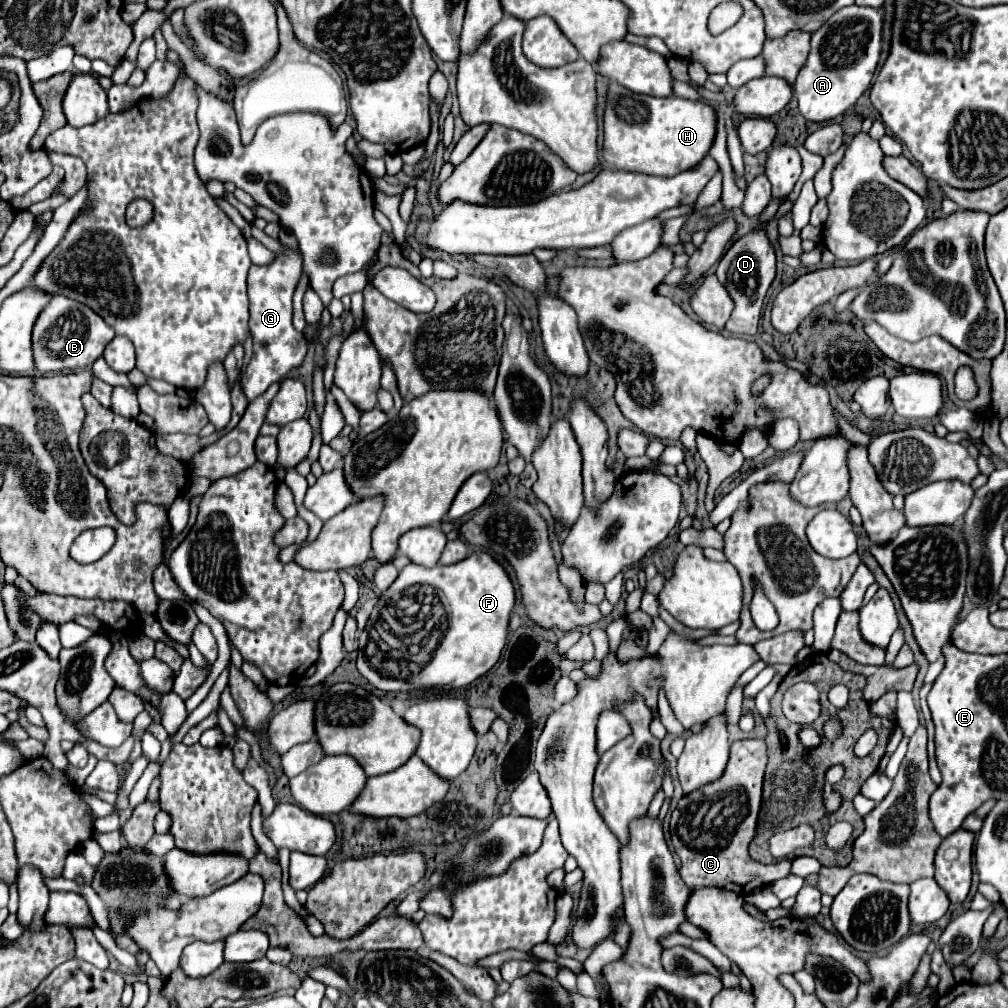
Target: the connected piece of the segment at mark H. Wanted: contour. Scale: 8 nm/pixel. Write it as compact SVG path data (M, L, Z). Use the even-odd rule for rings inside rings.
M610 82L604 108L602 160L616 170L674 176L694 168L710 150L716 134L714 110L702 102L668 96L652 98Z

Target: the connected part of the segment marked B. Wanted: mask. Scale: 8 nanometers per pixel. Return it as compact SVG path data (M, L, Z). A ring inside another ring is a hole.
M54 296L42 310L32 332L34 362L40 372L60 372L90 368L102 356L106 344L114 338L114 330L88 306L68 300L68 296ZM68 322L68 326L66 326Z

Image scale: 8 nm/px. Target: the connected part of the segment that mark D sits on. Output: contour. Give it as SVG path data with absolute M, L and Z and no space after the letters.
M762 228L736 240L732 244L732 248L724 254L724 258L718 264L716 276L718 276L720 284L724 284L724 288L728 290L728 294L732 296L732 302L734 302L734 310L732 310L732 316L728 320L728 326L726 326L728 332L756 334L764 296L774 280L774 272L776 272L774 248L768 244L768 238L766 238Z

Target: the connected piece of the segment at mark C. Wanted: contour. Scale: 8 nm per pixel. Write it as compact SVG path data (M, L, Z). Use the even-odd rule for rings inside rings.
M738 740L730 748L730 762L726 772L722 774L720 780L688 794L682 796L676 810L672 812L670 820L670 834L672 834L672 844L676 854L682 860L680 866L680 876L690 888L706 888L706 886L716 886L716 888L726 888L726 886L766 886L772 884L778 878L784 878L790 874L792 860L782 860L776 864L760 864L750 858L748 846L752 838L756 836L756 820L760 814L760 804L762 804L762 782L764 782L764 768L766 768L768 756L766 756L766 742L764 740Z

